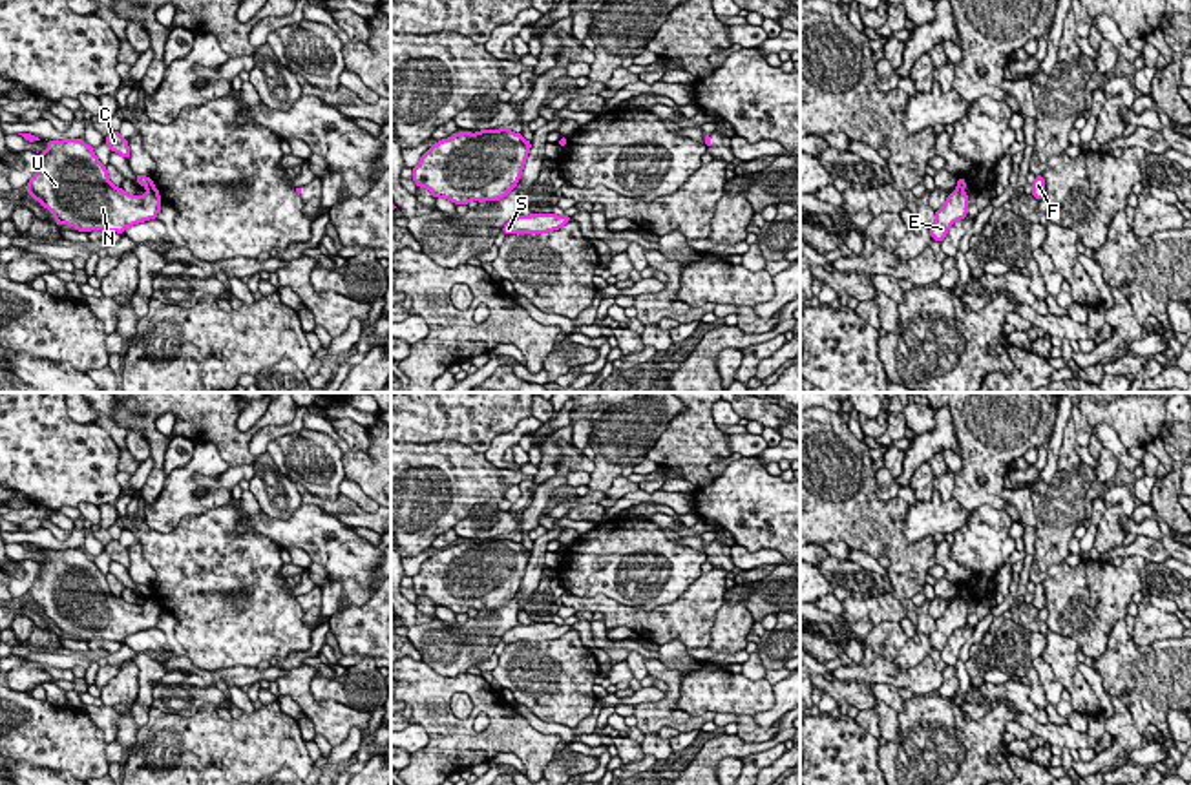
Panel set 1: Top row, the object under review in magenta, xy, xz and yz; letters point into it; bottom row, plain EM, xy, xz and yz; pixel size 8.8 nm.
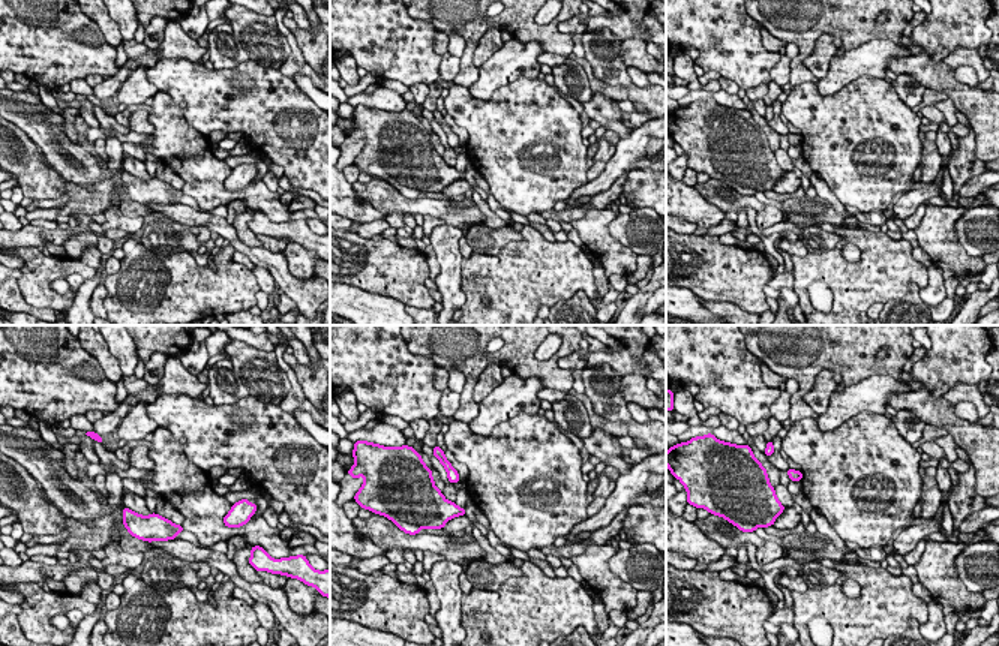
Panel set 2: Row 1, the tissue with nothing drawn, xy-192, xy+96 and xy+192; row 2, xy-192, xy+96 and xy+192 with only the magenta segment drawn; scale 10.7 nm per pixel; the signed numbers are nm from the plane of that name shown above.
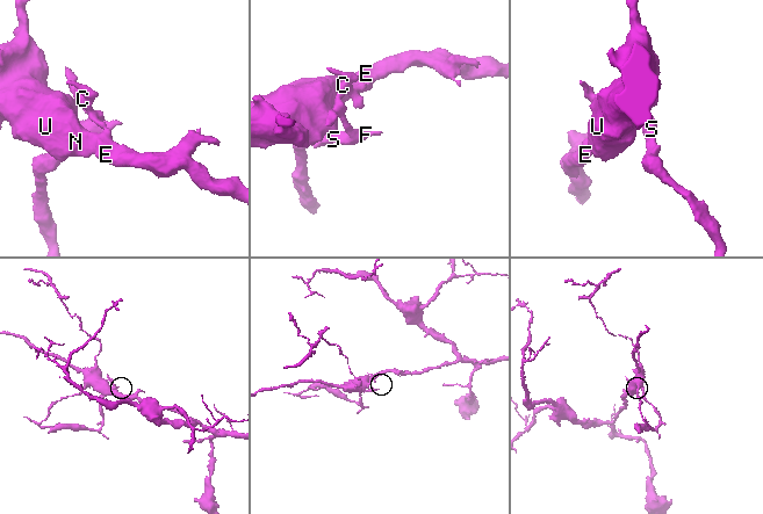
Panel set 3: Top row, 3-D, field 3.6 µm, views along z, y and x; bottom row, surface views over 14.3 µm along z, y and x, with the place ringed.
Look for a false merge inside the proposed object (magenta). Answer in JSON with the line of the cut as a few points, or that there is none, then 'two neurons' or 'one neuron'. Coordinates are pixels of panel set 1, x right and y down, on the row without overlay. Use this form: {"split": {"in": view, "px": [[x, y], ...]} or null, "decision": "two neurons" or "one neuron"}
{"split": {"in": "xy", "px": [[152, 594], [148, 597]]}, "decision": "two neurons"}

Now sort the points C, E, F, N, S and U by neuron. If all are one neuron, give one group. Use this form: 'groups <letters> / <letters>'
groups C F S / E N U

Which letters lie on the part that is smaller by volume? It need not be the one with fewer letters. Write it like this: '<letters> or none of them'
C, F, S

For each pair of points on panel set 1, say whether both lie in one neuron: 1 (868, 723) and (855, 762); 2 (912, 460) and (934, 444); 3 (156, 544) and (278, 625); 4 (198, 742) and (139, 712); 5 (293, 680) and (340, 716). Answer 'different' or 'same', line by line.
1: different
2: same
3: same
4: different
5: same

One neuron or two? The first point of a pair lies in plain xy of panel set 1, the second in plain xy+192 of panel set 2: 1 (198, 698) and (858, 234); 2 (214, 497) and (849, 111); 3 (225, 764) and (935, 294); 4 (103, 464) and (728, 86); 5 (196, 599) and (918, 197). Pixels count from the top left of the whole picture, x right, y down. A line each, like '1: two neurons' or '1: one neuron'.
1: two neurons
2: two neurons
3: two neurons
4: two neurons
5: two neurons

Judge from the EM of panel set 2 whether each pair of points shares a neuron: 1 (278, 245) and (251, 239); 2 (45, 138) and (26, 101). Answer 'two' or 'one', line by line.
1: two
2: one

